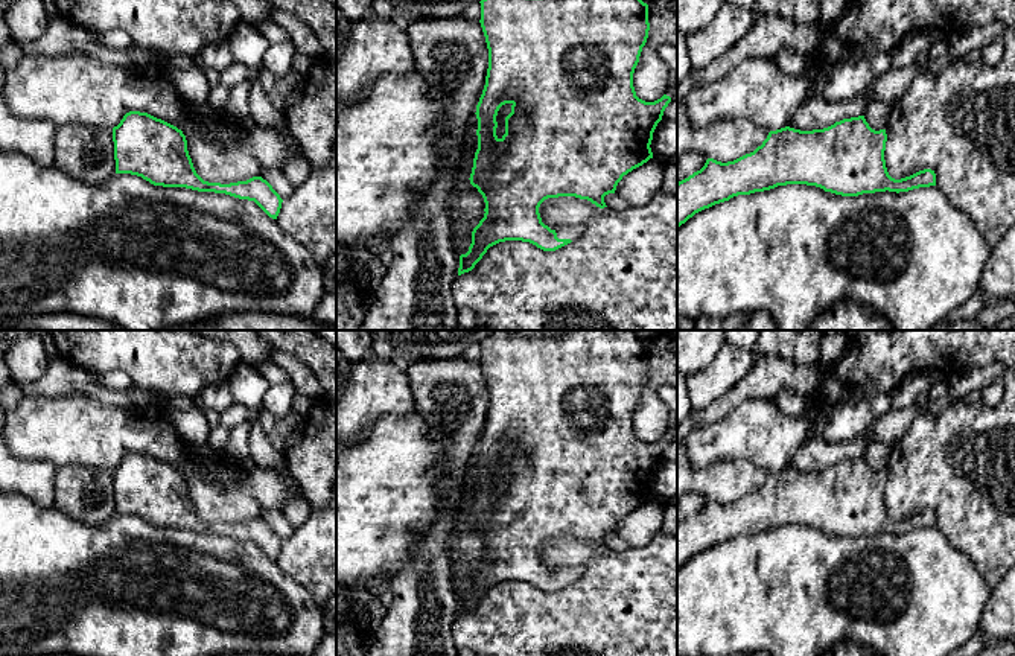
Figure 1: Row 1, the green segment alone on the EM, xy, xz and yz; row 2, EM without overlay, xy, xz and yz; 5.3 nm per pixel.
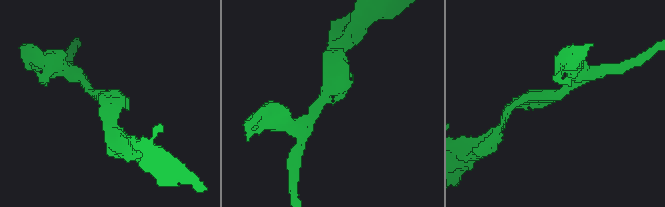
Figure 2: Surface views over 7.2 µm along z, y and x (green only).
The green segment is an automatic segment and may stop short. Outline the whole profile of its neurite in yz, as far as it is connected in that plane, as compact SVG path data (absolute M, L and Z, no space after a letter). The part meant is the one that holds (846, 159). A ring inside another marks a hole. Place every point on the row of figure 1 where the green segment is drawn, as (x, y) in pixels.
M864 116L843 119L823 129L800 131L785 126L770 131L753 152L727 163L708 158L700 170L677 183L677 228L695 213L733 196L787 184L816 186L842 196L886 190L899 193L936 186L936 174L931 169L901 180L892 178L884 160L886 142L886 129L872 129Z

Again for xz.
M481 0L479 3L479 23L488 49L488 68L485 76L485 85L475 113L478 119L478 149L475 152L473 167L469 180L470 184L476 187L478 192L482 195L485 202L485 213L472 231L472 244L469 247L469 251L460 256L458 275L472 271L487 253L487 250L499 242L522 240L530 242L543 251L555 251L578 239L583 234L583 225L558 227L557 230L551 230L542 222L539 213L540 204L548 198L575 196L580 199L587 199L600 209L607 207L604 202L604 196L609 193L615 193L616 186L622 180L622 177L653 158L653 152L650 148L653 132L657 123L662 120L665 108L671 102L671 97L667 94L654 102L645 102L636 96L633 87L633 73L639 62L639 56L642 47L647 43L650 30L648 5L642 0ZM505 103L511 105L511 113L505 117L505 134L499 139L496 135L496 116L499 108Z

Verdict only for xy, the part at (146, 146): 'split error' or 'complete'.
complete

